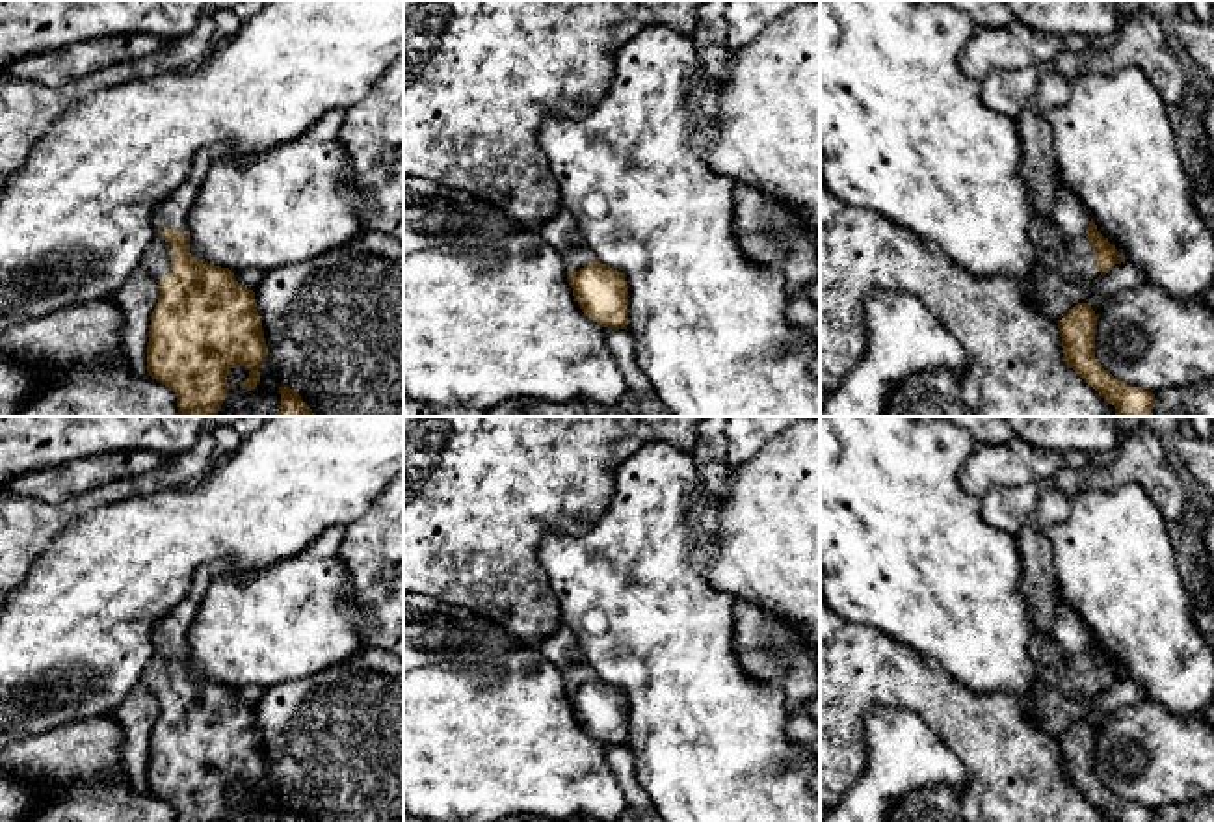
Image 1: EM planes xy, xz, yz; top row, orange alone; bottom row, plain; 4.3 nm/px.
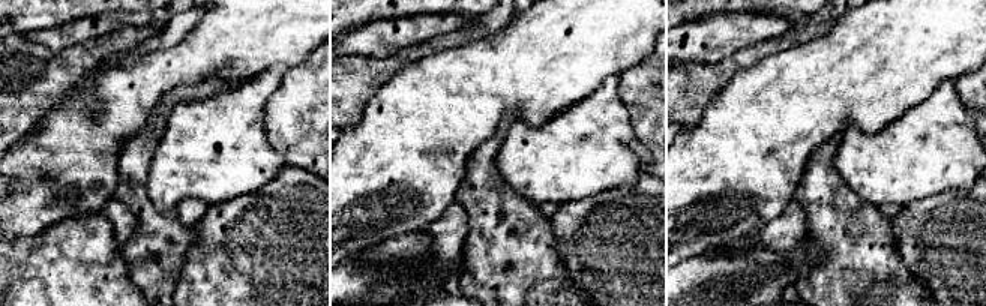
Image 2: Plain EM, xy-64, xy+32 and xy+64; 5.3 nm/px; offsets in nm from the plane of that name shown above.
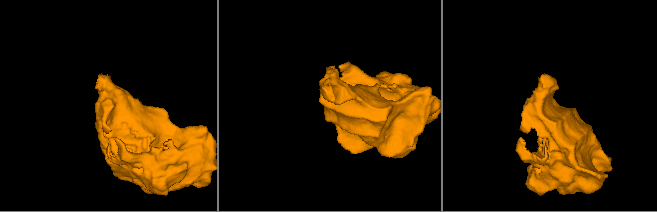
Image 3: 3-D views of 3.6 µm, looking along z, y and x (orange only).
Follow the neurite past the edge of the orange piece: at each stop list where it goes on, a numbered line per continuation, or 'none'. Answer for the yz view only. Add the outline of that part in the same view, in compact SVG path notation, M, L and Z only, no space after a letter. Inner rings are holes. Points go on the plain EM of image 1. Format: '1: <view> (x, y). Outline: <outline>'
1: yz (1060, 653). Outline: M1060 593L1052 629L1034 634L1028 655L1041 668L1045 683L1069 697L1095 697L1101 688L1086 651L1089 638L1089 627Z

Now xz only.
1: xz (562, 648). Outline: M563 625L552 636L543 640L537 649L560 670L567 690L574 690L597 677L597 671L587 660L574 632Z

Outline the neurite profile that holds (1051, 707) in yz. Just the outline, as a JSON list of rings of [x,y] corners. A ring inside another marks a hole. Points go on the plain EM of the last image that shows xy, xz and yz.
[[[1039,677],[1030,690],[1030,712],[1049,735],[1058,738],[1078,720],[1089,720],[1099,731],[1110,712],[1143,699],[1147,699],[1145,688],[1132,679],[1115,681],[1106,692],[1086,701],[1065,696]]]

